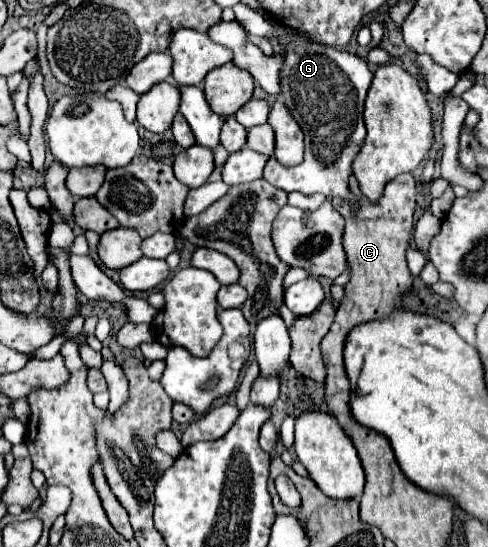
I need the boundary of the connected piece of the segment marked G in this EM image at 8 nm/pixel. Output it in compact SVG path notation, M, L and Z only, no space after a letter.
M284 26L278 28L284 30L282 40L286 42L284 64L280 70L280 98L284 106L288 106L292 118L300 124L300 128L304 128L306 154L304 162L294 168L268 162L264 178L286 192L320 192L324 196L348 198L354 204L354 196L348 190L348 176L352 174L352 160L366 136L362 110L372 82L372 72L358 54L318 44Z

